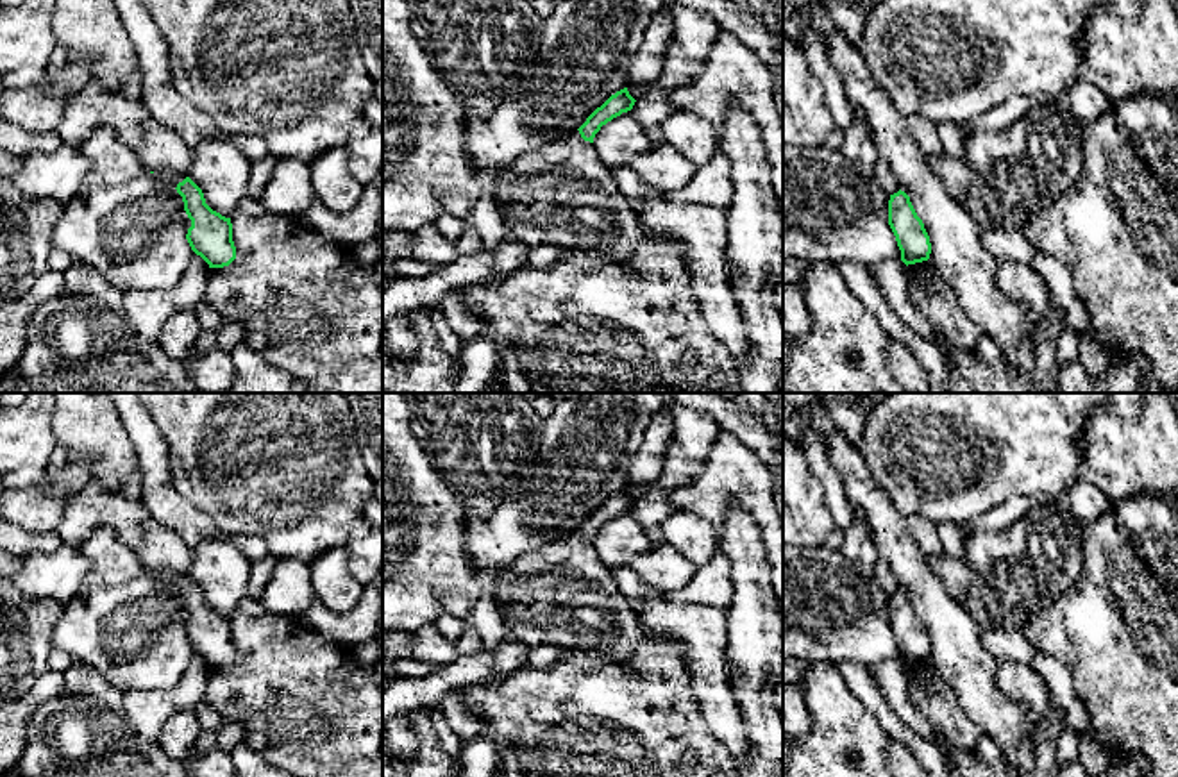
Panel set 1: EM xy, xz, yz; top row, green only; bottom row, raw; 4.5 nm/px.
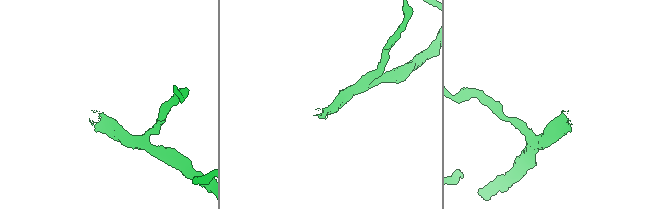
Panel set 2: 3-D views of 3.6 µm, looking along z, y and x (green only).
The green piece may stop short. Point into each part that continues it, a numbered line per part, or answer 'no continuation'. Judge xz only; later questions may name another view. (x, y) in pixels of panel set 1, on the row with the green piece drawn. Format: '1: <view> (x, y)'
1: xz (562, 193)

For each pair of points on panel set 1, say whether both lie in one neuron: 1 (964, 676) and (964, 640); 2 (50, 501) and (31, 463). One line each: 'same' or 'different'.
1: same
2: different

